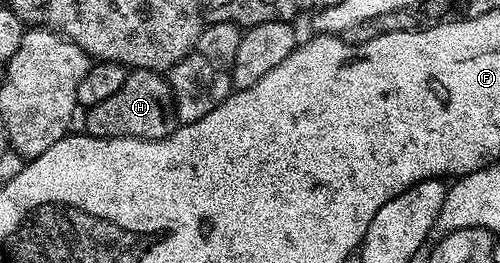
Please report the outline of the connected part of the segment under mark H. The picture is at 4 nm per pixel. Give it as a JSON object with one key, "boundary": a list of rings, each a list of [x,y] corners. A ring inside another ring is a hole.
{"boundary":[[[145,68],[129,71],[126,82],[122,82],[112,97],[98,102],[98,106],[87,109],[85,133],[110,138],[138,138],[139,140],[161,140],[178,127],[176,107],[172,104],[172,87],[161,73]]]}

